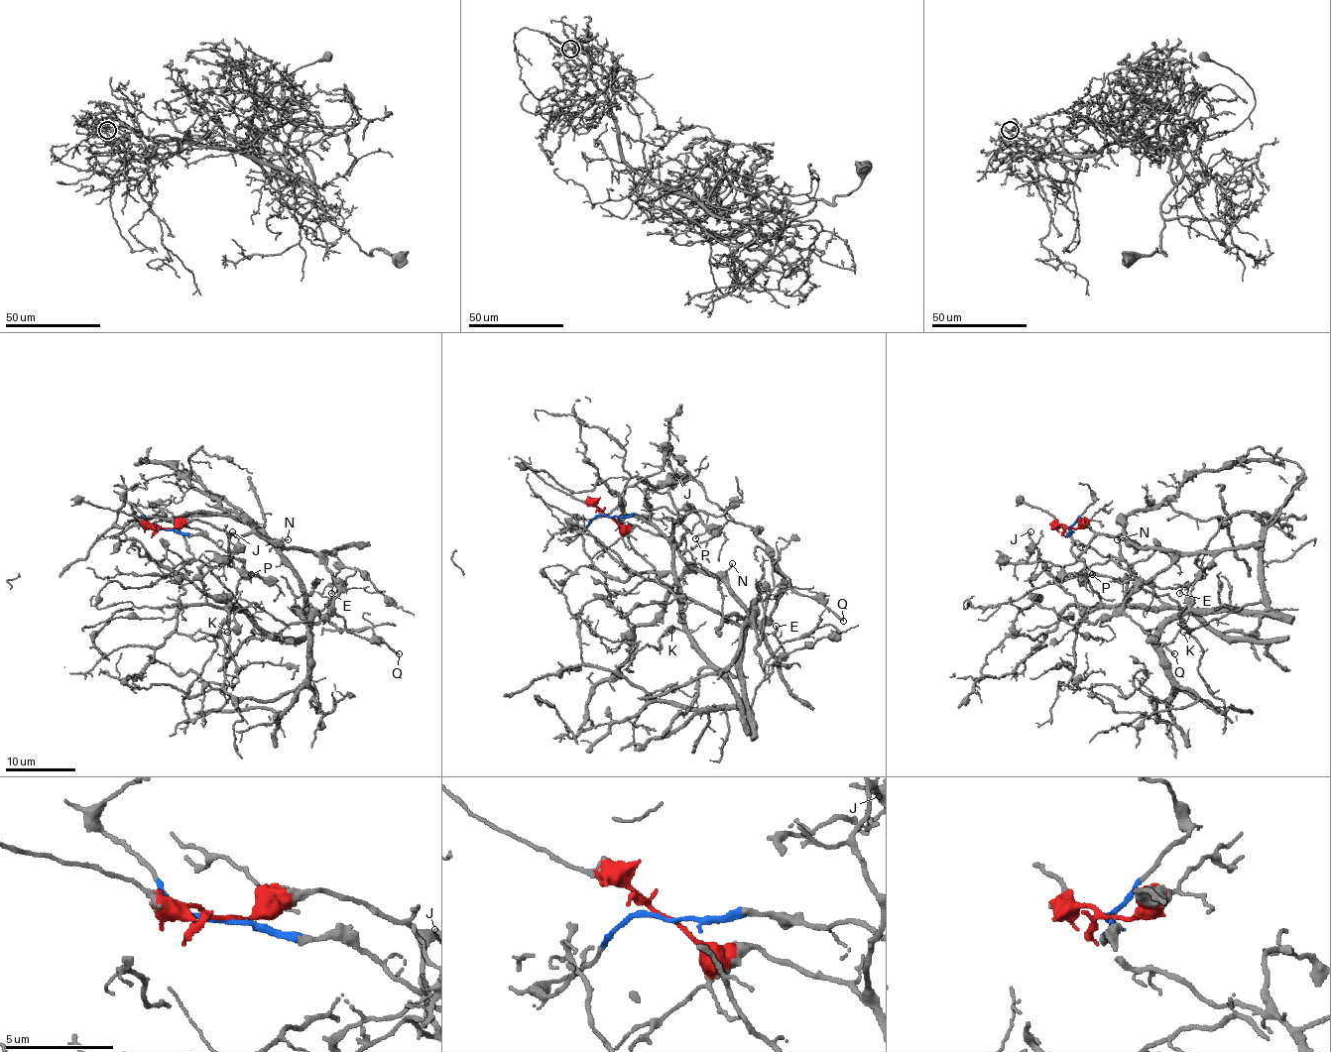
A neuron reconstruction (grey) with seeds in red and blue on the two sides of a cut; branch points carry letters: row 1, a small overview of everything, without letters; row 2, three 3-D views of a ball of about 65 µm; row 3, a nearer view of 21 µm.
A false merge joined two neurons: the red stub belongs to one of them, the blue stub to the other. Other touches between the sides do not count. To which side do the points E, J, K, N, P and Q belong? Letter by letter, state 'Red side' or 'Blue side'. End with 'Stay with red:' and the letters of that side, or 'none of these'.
E: Red side
J: Red side
K: Blue side
N: Red side
P: Red side
Q: Red side
Stay with red: E, J, N, P, Q

